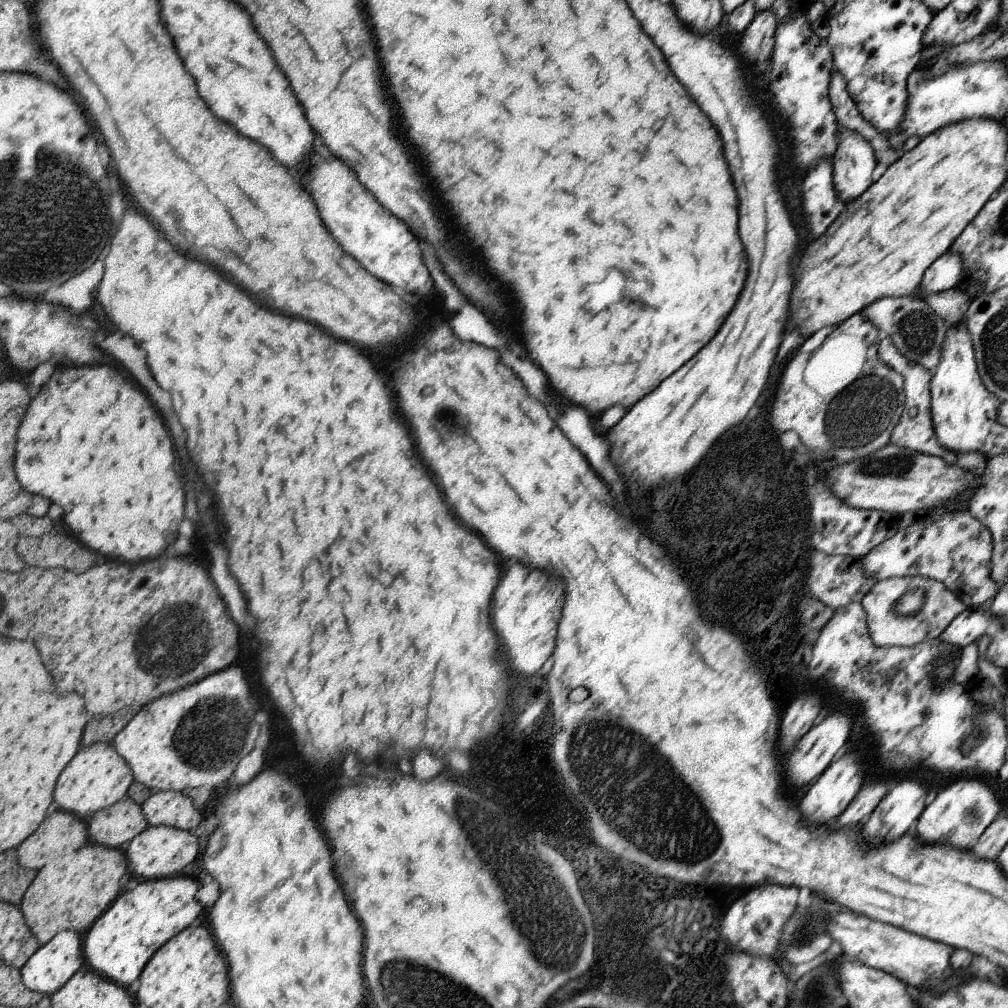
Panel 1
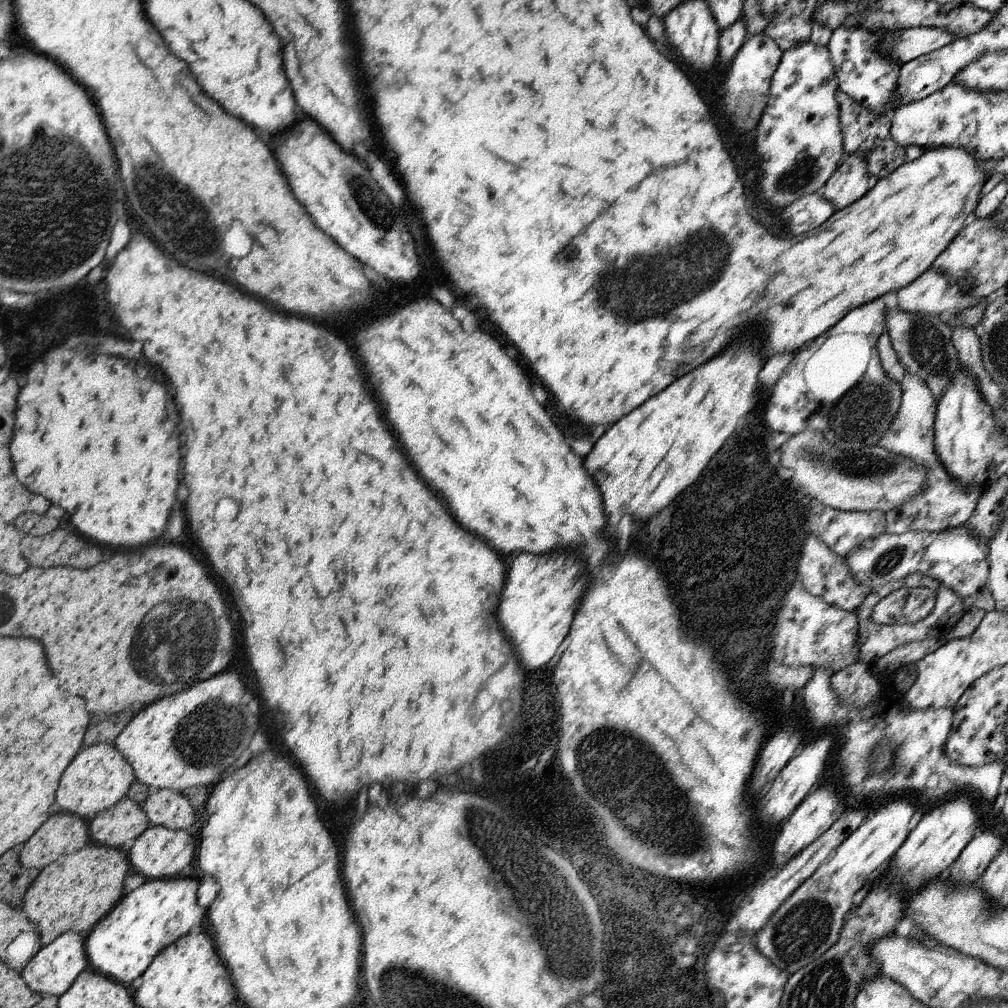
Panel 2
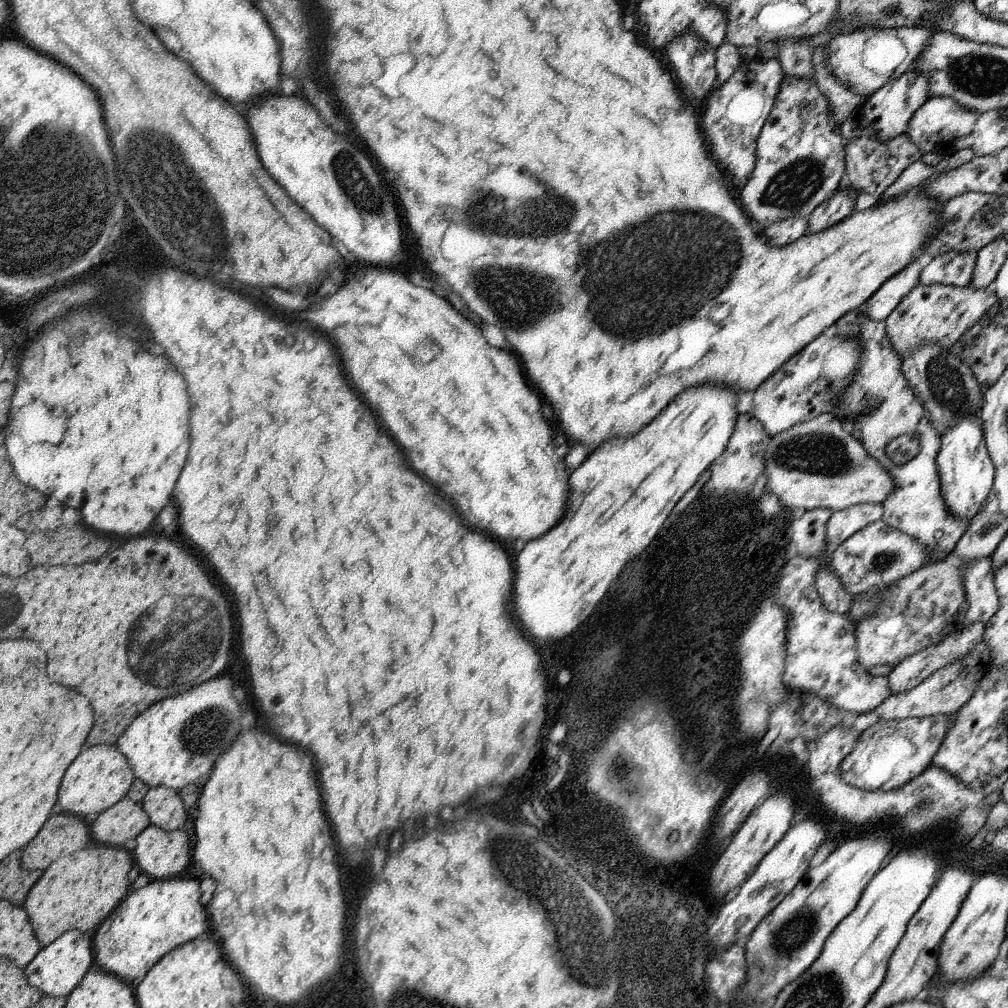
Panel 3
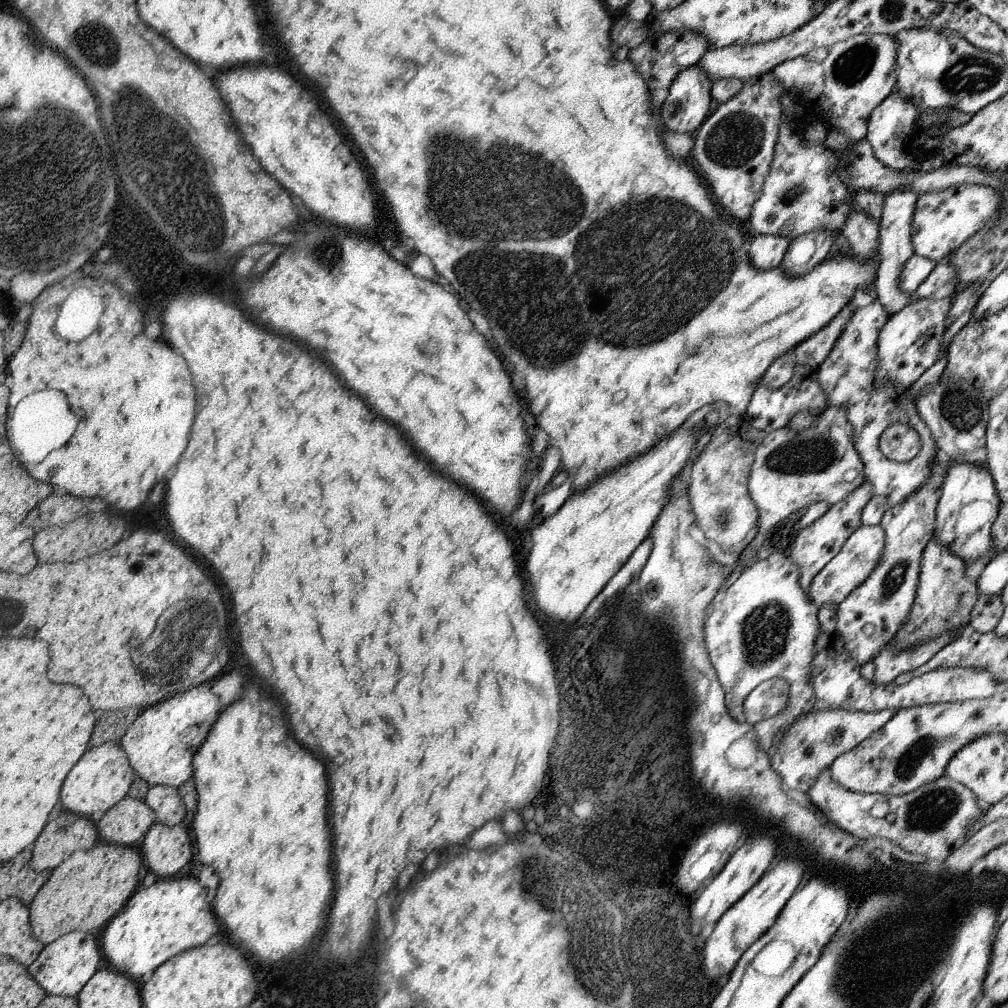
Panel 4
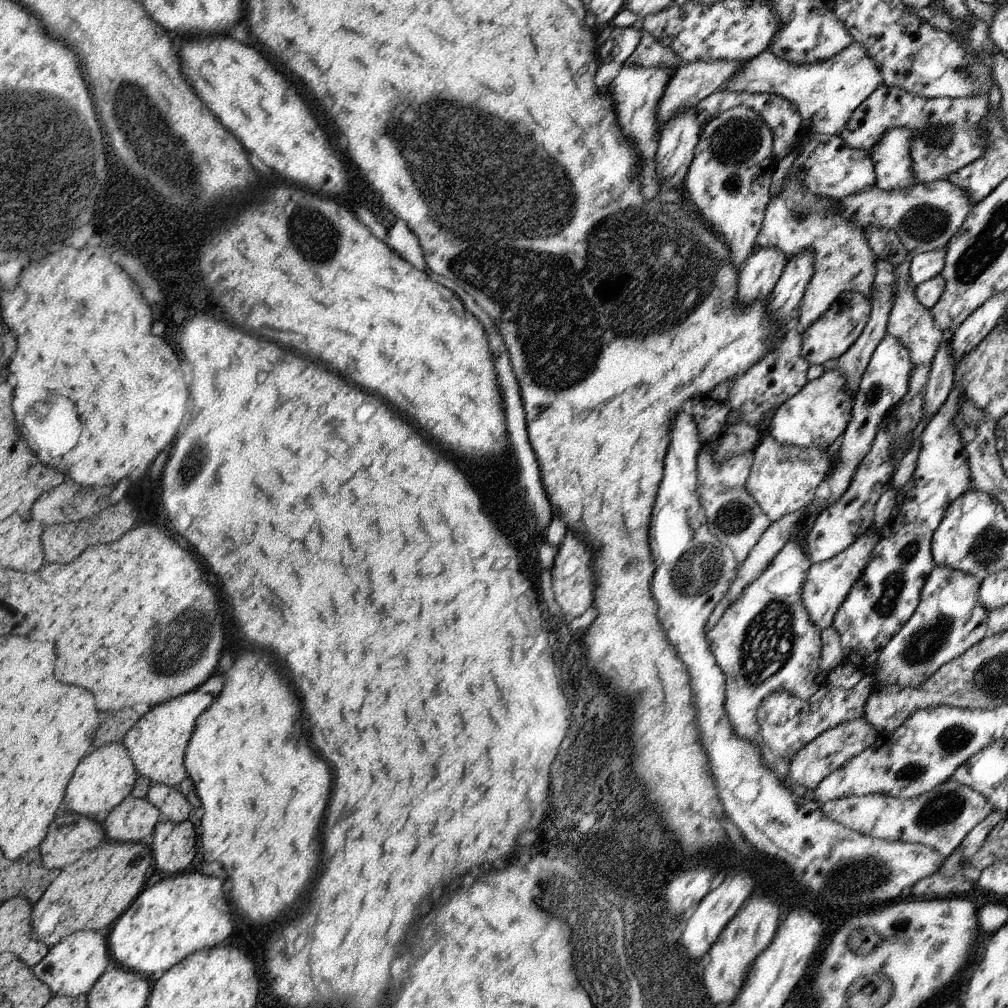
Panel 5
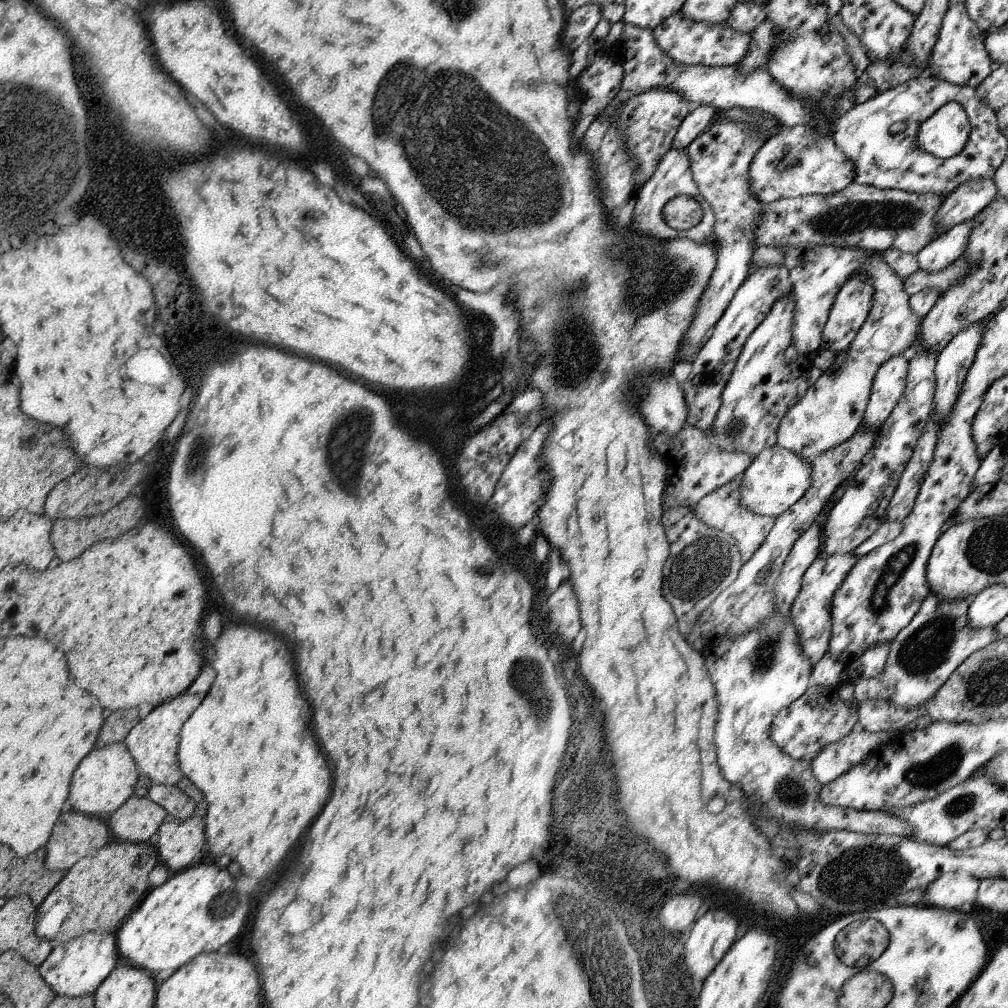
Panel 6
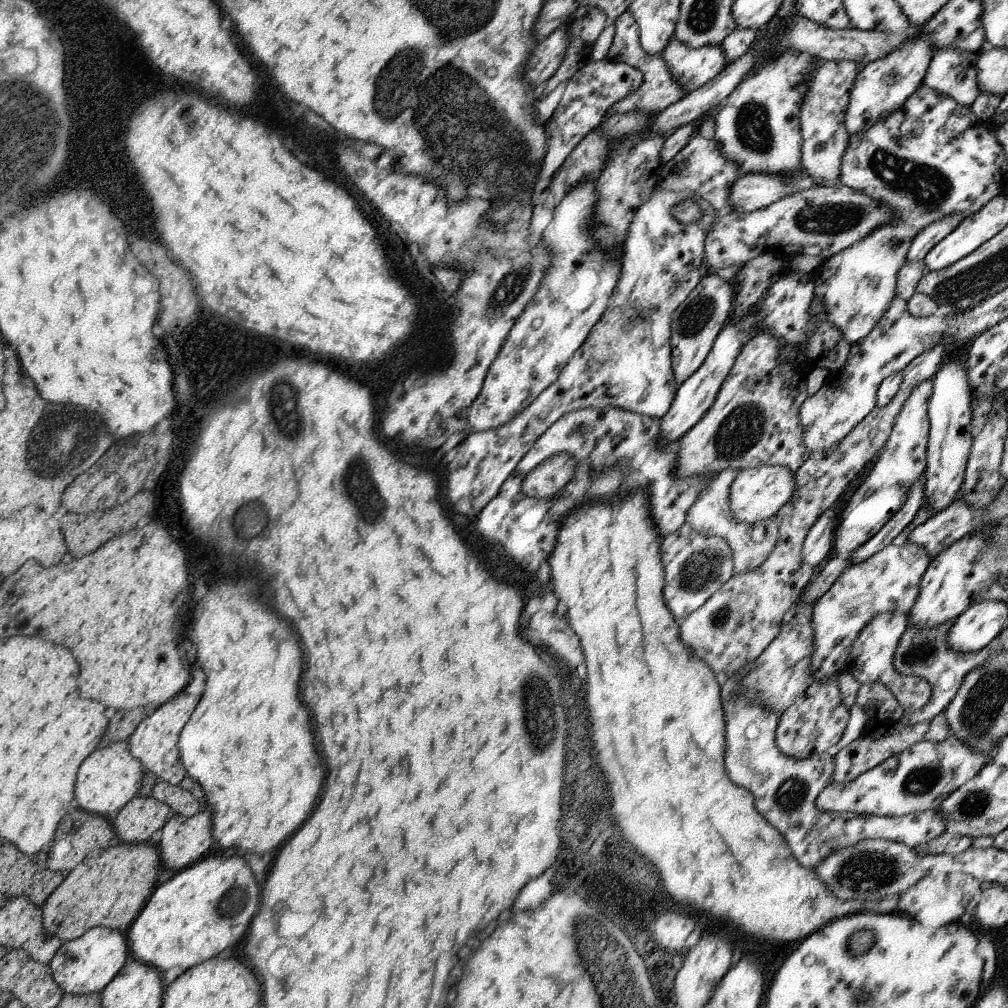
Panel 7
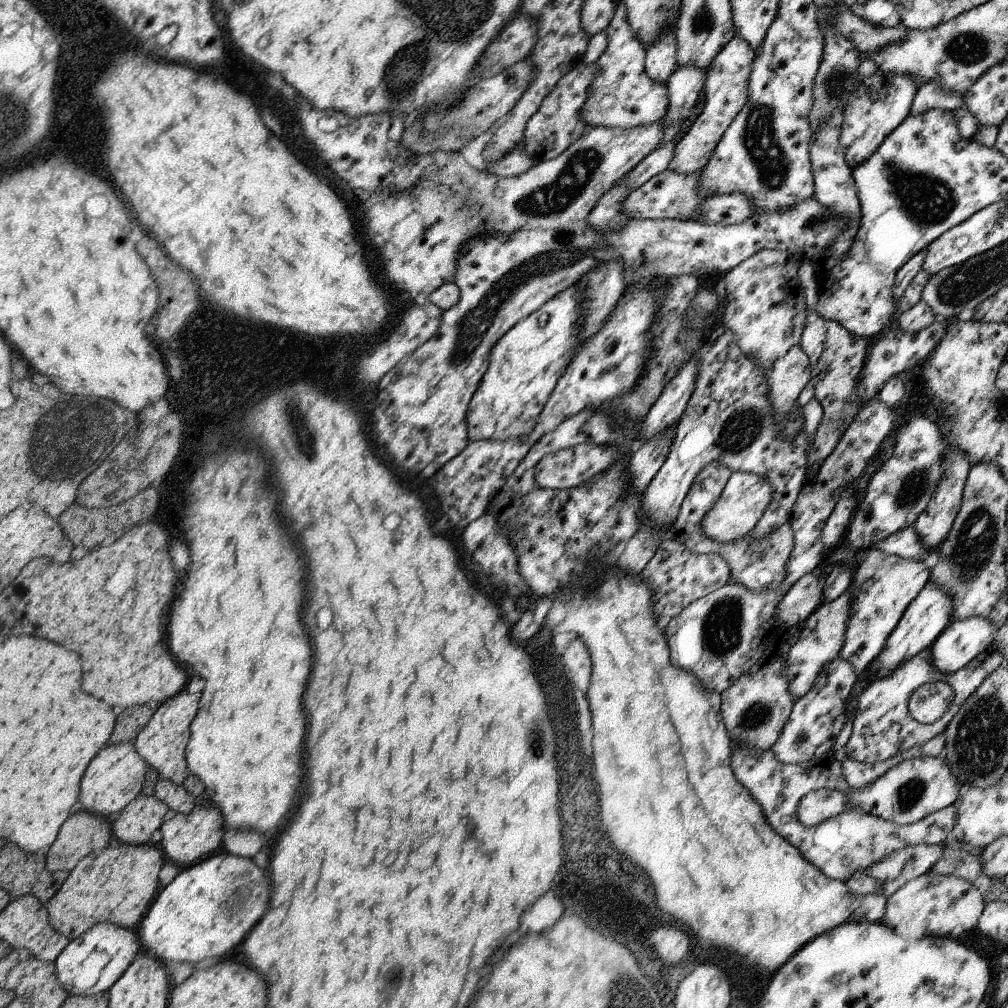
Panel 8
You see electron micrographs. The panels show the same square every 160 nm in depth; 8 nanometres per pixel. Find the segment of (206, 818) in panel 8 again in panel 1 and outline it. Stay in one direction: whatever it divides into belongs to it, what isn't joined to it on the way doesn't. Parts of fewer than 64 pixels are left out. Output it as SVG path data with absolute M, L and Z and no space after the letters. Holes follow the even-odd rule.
M152 825L136 836L125 852L128 854L128 864L131 865L130 875L141 880L151 880L174 877L184 866L192 864L198 858L200 846L196 836L188 834L186 830L167 825Z

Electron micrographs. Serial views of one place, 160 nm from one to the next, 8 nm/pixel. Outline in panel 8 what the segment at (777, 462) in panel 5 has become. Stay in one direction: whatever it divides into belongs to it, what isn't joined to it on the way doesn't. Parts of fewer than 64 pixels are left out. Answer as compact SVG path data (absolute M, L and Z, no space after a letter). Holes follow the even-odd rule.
M736 471L731 476L724 492L715 504L715 508L704 519L704 532L708 538L718 542L732 543L734 540L744 539L749 535L764 516L774 498L774 486L766 477L747 471Z

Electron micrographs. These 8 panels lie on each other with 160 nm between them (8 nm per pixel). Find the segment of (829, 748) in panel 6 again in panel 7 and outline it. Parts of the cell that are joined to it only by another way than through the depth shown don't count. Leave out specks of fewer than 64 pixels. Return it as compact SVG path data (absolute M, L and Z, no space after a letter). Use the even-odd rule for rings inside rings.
M944 711L937 714L932 720L926 720L926 722L923 723L910 724L904 728L895 728L892 730L892 735L888 735L887 737L880 737L879 739L872 740L869 736L862 735L845 748L842 748L842 750L834 756L835 774L832 782L838 784L852 782L857 776L873 769L875 766L883 763L887 758L901 753L903 750L910 748L910 746L917 742L926 740L939 743L946 740L949 735L950 726Z

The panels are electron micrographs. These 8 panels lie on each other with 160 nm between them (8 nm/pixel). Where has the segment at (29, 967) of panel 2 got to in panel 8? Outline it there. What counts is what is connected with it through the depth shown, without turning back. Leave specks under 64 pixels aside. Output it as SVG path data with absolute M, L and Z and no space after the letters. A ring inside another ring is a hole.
M99 922L67 944L66 950L55 960L56 978L69 995L96 995L112 988L140 950L138 936L126 928L109 922Z

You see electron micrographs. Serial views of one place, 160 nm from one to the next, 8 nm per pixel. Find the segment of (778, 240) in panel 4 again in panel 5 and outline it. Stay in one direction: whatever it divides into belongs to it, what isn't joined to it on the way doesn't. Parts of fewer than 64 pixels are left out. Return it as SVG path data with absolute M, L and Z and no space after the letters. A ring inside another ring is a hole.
M757 246L738 272L736 294L739 304L753 305L758 301L766 301L783 275L787 261L787 256L778 249Z

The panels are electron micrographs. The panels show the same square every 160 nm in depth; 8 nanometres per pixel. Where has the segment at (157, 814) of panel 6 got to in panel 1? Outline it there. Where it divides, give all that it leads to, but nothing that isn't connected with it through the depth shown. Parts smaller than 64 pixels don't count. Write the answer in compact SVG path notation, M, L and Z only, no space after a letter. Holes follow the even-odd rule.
M128 796L89 819L88 835L93 843L104 847L120 848L150 827L141 806Z

